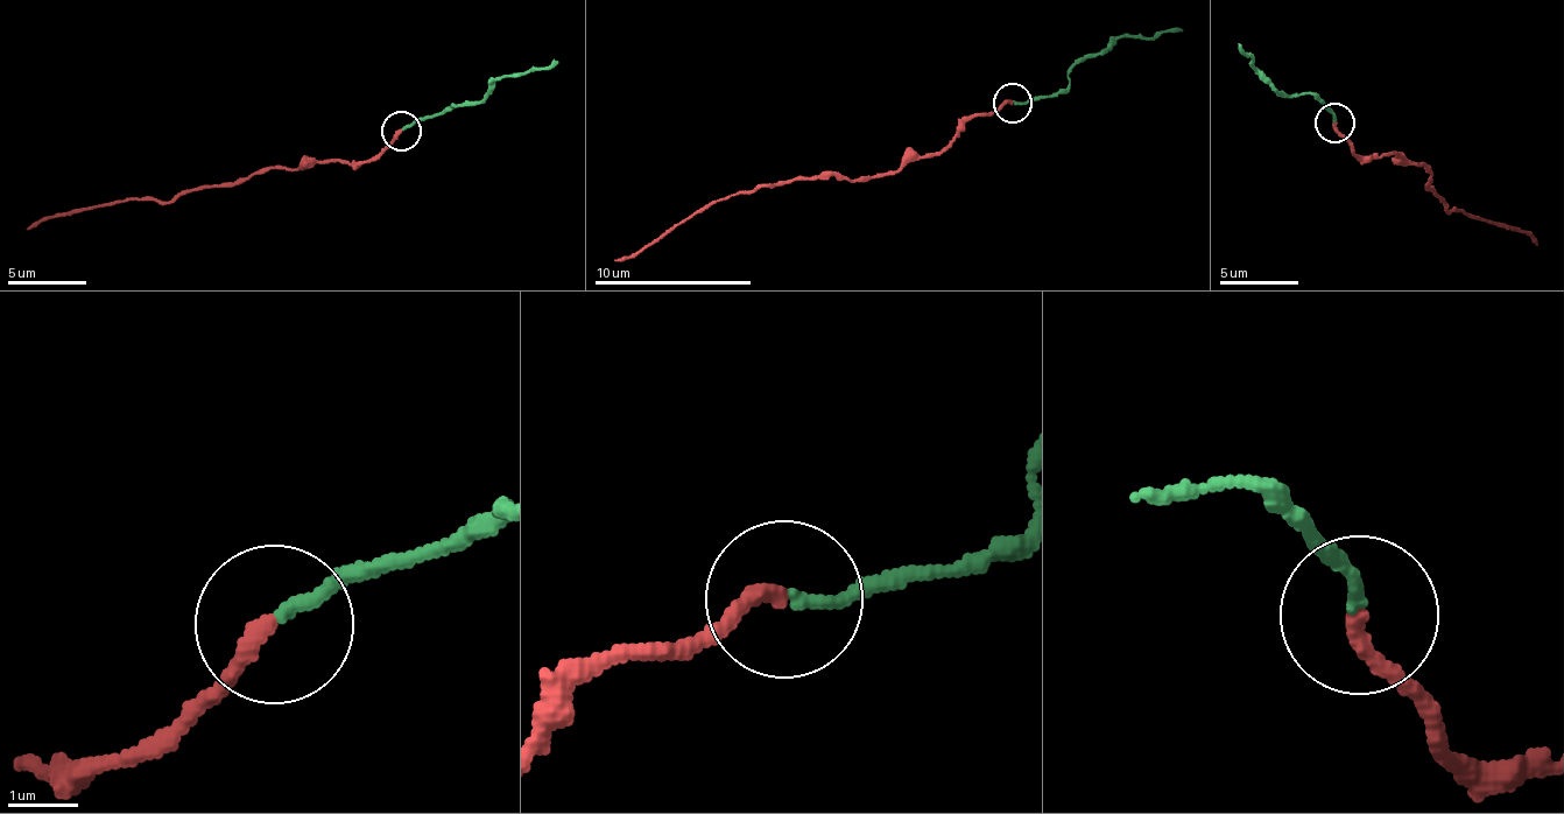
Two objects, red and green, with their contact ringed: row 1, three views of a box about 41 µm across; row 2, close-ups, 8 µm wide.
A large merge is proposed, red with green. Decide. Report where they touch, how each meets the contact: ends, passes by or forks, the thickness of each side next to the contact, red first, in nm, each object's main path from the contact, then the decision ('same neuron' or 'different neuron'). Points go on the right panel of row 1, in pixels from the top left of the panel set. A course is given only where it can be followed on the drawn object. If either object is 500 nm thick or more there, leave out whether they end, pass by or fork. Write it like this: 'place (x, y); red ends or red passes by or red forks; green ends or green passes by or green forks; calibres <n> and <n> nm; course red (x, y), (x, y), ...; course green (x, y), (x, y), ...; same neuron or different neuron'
place (1334, 123); red ends; green ends; calibres 260 and 180 nm; course red (1336, 124), (1359, 156), (1394, 153), (1425, 167), (1428, 187), (1448, 212), (1477, 216), (1526, 231), (1536, 246); course green (1332, 124), (1324, 103), (1311, 93), (1282, 96), (1238, 43); same neuron

